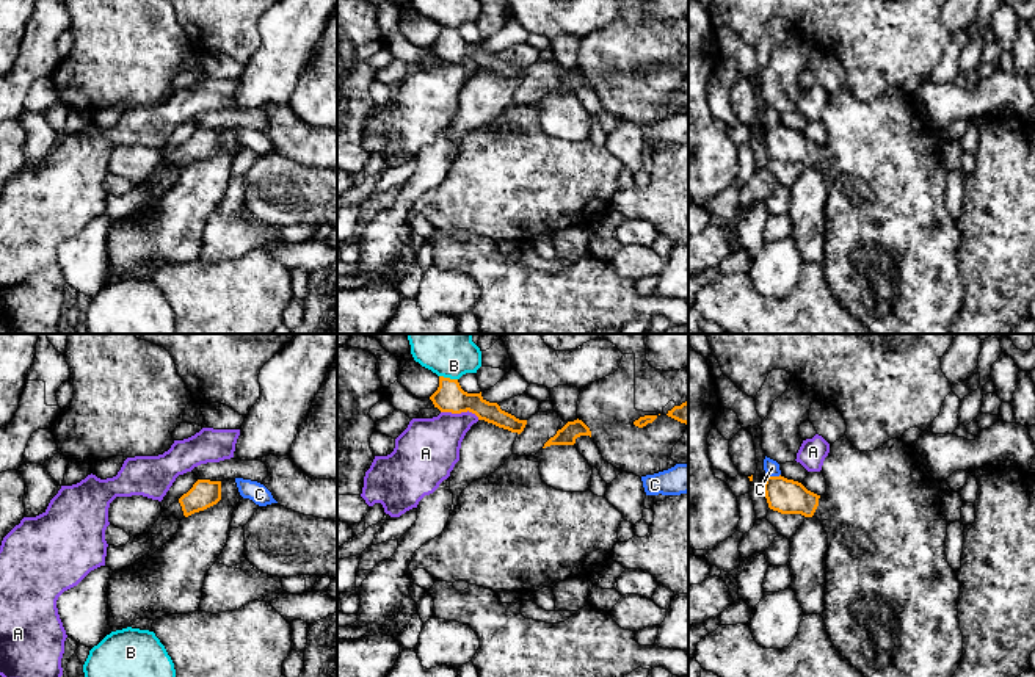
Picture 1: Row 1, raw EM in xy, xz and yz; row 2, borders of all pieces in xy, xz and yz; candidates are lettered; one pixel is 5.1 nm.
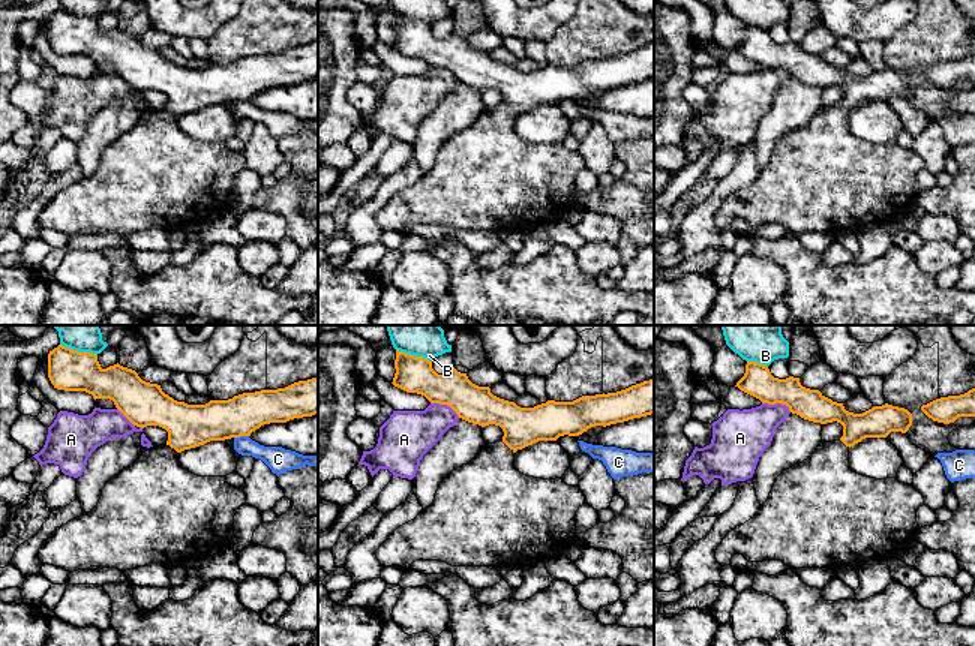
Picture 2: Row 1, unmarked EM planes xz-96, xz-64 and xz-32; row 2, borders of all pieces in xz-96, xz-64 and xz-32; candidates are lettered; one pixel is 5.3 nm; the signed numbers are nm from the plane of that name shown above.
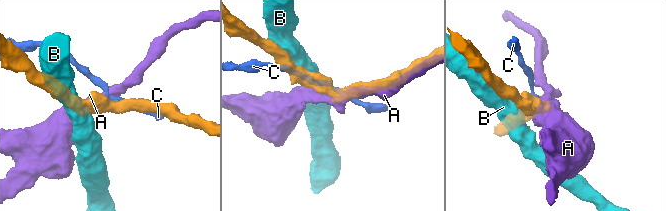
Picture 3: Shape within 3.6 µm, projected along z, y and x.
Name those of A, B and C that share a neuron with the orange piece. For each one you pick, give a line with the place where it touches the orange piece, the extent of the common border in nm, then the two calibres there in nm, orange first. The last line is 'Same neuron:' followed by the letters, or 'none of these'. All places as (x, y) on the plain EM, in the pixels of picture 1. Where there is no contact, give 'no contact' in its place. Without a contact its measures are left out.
Same neuron: none of these

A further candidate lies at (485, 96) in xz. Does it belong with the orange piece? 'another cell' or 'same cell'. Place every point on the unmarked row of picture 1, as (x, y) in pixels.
another cell

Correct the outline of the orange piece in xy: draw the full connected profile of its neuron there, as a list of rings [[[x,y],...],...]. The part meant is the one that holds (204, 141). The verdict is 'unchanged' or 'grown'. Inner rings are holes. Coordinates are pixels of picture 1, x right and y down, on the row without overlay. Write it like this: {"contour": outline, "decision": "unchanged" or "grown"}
{"contour": [[[198,129],[193,136],[183,143],[176,152],[172,152],[166,160],[162,160],[162,165],[158,166],[158,169],[154,172],[154,176],[146,182],[151,188],[152,188],[152,196],[149,199],[147,204],[141,205],[140,208],[136,208],[133,213],[141,212],[143,208],[146,208],[147,205],[154,204],[157,199],[160,199],[179,179],[180,176],[180,169],[183,166],[188,166],[194,161],[204,160],[213,154],[216,154],[221,149],[221,130],[210,130],[210,129]]], "decision": "grown"}

